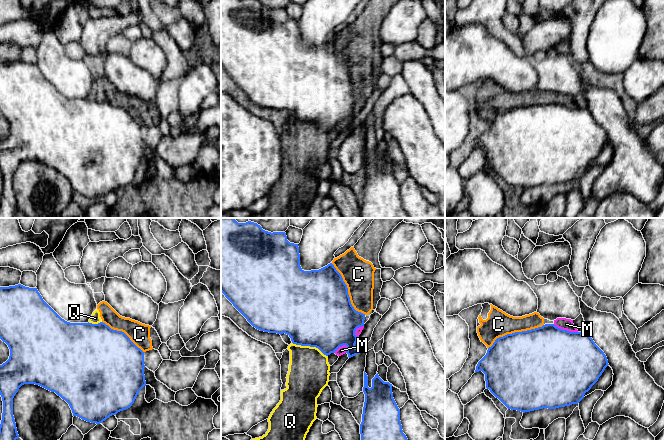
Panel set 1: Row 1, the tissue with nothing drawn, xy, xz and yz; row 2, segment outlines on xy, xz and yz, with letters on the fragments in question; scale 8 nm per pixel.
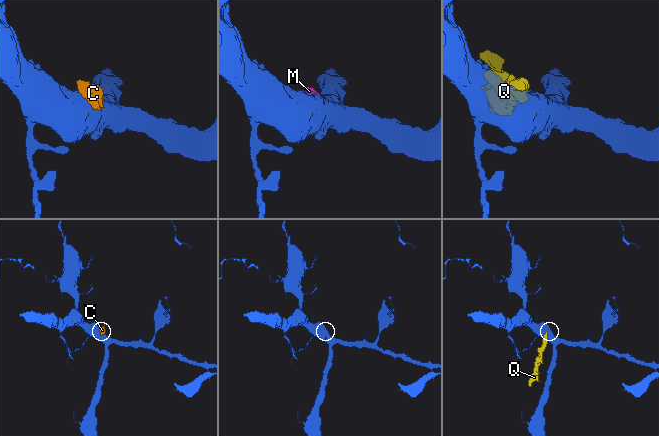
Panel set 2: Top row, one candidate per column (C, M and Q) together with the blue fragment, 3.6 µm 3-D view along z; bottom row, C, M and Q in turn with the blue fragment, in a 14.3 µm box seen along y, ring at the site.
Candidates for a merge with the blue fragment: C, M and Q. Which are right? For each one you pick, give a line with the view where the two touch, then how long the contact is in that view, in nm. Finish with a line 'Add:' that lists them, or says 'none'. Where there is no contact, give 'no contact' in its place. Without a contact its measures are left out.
Add: none

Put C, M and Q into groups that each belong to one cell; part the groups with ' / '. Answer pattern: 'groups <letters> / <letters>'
groups C M Q

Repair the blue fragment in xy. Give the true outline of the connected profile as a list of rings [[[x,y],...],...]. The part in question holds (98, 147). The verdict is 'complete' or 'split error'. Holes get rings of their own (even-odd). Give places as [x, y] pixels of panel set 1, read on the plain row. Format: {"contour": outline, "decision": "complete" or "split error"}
{"contour": [[[21,60],[0,63],[0,115],[10,125],[9,135],[0,141],[0,171],[3,177],[0,218],[15,218],[19,214],[13,192],[13,174],[24,160],[39,161],[55,168],[69,180],[73,192],[96,200],[130,184],[139,167],[146,162],[144,128],[124,108],[113,106],[103,98],[65,97],[43,76],[37,64]]], "decision": "complete"}

